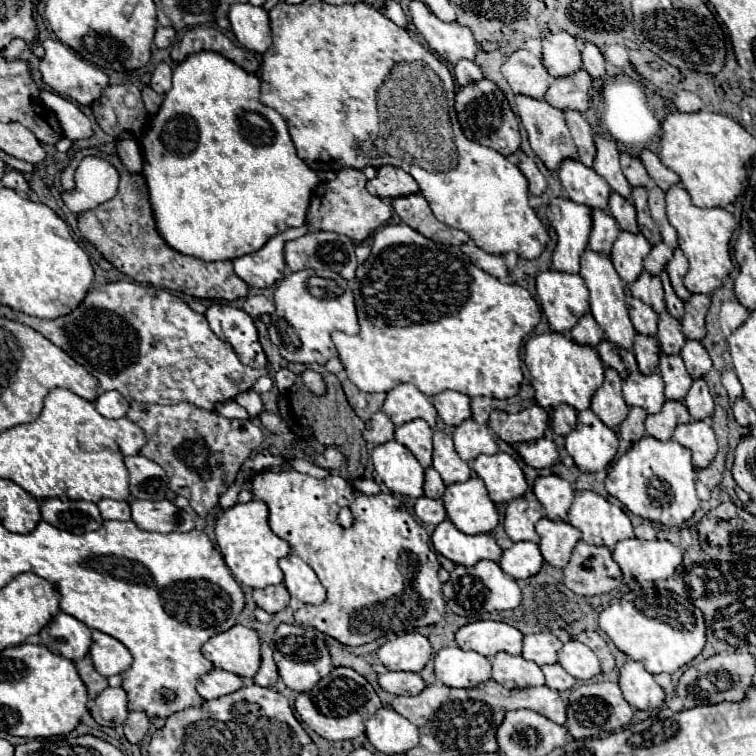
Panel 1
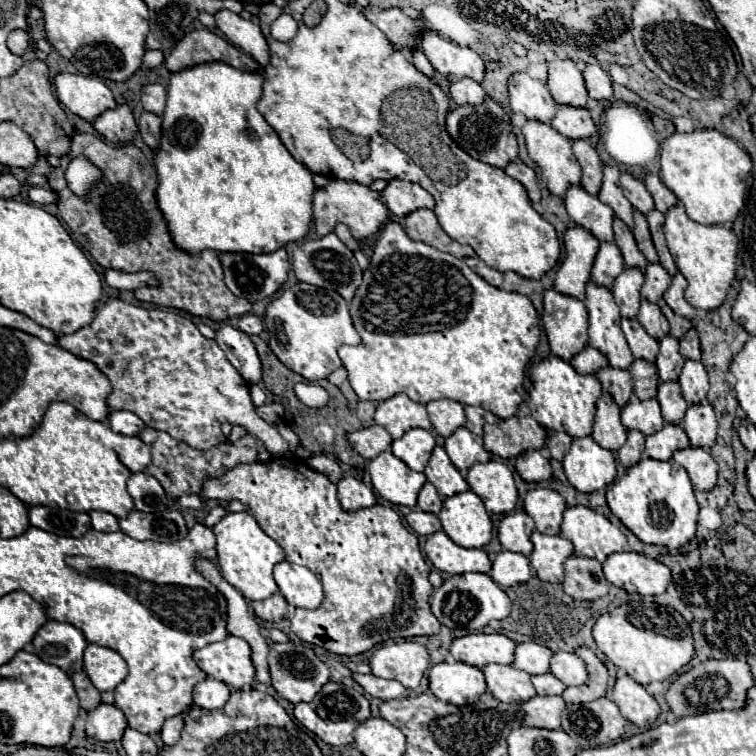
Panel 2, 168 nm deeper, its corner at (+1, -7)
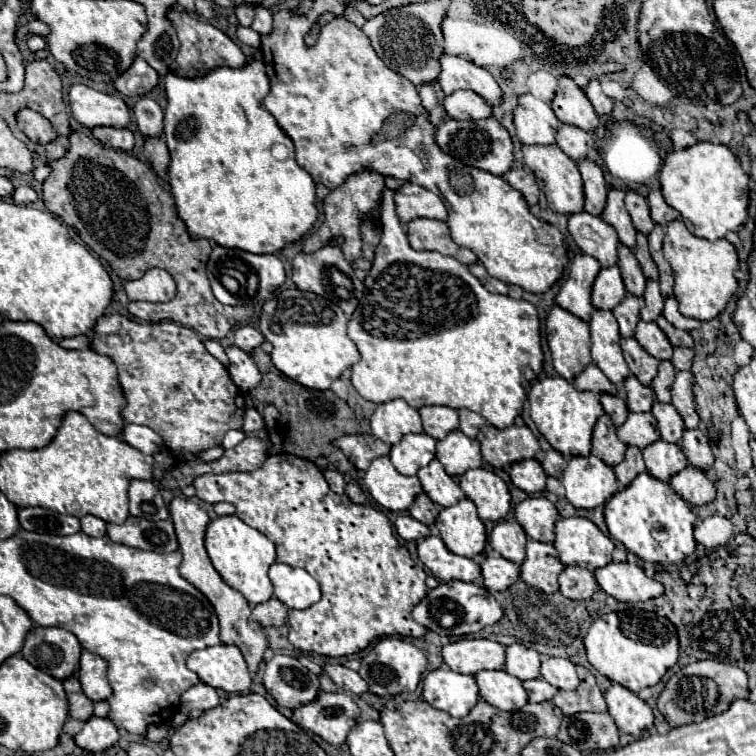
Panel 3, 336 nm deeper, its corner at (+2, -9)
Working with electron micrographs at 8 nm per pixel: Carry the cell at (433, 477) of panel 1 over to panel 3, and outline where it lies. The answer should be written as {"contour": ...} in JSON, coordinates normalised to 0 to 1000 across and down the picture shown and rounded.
{"contour":[[[557,652],[557,655],[549,660],[549,665],[544,668],[544,673],[541,673],[544,684],[549,684],[552,689],[557,689],[557,692],[562,692],[562,694],[573,694],[575,687],[578,687],[578,681],[581,681],[581,676],[583,676],[583,671],[575,668],[562,652]]]}

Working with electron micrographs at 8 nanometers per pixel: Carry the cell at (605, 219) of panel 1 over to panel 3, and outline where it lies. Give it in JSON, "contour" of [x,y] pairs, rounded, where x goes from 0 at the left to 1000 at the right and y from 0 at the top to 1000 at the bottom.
{"contour":[[[816,351],[800,353],[792,358],[784,374],[784,406],[790,409],[813,409],[813,403],[829,390],[821,358]]]}

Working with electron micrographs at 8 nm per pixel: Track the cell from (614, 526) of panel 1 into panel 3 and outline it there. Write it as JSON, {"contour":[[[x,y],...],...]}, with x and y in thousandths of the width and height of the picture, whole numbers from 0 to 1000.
{"contour":[[[750,684],[734,692],[734,724],[745,747],[769,747],[779,755],[811,742],[813,718],[784,689]]]}

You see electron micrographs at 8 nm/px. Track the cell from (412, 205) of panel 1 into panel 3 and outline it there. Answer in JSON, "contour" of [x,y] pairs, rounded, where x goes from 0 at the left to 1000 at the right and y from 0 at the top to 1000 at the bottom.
{"contour":[[[562,287],[546,290],[538,295],[538,313],[541,313],[541,324],[546,329],[578,332],[578,335],[602,340],[604,345],[610,345],[615,351],[623,351],[631,345],[631,340],[623,329],[615,329],[615,327],[607,327],[599,321],[589,292],[562,290]]]}

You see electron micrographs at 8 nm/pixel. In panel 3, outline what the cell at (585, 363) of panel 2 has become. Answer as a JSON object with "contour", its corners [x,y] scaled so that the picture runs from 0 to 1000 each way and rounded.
{"contour":[[[776,483],[761,501],[761,515],[766,517],[784,517],[784,520],[816,520],[816,512],[800,499],[800,493],[787,483]]]}

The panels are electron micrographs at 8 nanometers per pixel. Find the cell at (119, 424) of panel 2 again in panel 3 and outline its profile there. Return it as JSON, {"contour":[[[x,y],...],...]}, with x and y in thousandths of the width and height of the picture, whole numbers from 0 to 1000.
{"contour":[[[168,560],[160,570],[160,578],[163,583],[168,583],[173,591],[184,594],[187,599],[194,599],[194,602],[202,602],[205,597],[210,597],[216,591],[216,581],[197,565],[192,562],[176,562],[176,560]]]}

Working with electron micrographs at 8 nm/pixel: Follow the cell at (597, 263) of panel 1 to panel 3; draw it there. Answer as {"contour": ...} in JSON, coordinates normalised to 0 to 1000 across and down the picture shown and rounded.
{"contour":[[[784,409],[782,425],[782,472],[784,480],[813,507],[829,501],[832,488],[824,478],[824,464],[819,462],[819,430],[808,411],[803,409]]]}

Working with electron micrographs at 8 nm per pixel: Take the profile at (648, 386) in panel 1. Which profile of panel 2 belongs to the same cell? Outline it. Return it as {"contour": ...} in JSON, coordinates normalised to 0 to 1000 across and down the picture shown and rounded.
{"contour":[[[841,525],[833,528],[831,536],[823,538],[823,562],[828,567],[847,570],[849,575],[862,575],[878,565],[878,554],[873,549],[873,536],[868,528],[847,530]]]}

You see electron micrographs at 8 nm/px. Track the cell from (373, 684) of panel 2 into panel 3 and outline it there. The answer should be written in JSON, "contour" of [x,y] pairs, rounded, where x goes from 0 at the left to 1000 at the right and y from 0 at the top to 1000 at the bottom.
{"contour":[[[430,880],[427,882],[433,888],[433,893],[440,898],[440,903],[456,914],[464,914],[470,919],[480,919],[488,917],[485,911],[485,901],[480,901],[480,896],[475,896],[472,888],[464,888],[454,880]]]}

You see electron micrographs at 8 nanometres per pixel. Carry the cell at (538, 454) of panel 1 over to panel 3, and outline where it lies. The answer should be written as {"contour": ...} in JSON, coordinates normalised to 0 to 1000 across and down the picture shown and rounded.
{"contour":[[[694,607],[676,615],[676,636],[694,652],[710,652],[721,647],[724,628],[710,607]]]}

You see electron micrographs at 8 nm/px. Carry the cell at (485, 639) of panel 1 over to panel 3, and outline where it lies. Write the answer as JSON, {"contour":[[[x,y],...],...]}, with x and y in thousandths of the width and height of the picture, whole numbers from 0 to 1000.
{"contour":[[[610,845],[586,856],[586,874],[594,885],[618,893],[636,885],[665,885],[668,856],[649,845]]]}

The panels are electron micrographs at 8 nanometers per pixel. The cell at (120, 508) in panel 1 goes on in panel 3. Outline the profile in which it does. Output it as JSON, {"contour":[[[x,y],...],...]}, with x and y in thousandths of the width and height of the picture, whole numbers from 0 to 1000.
{"contour":[[[112,681],[112,684],[107,684],[107,702],[120,710],[139,710],[142,692],[126,681]]]}

